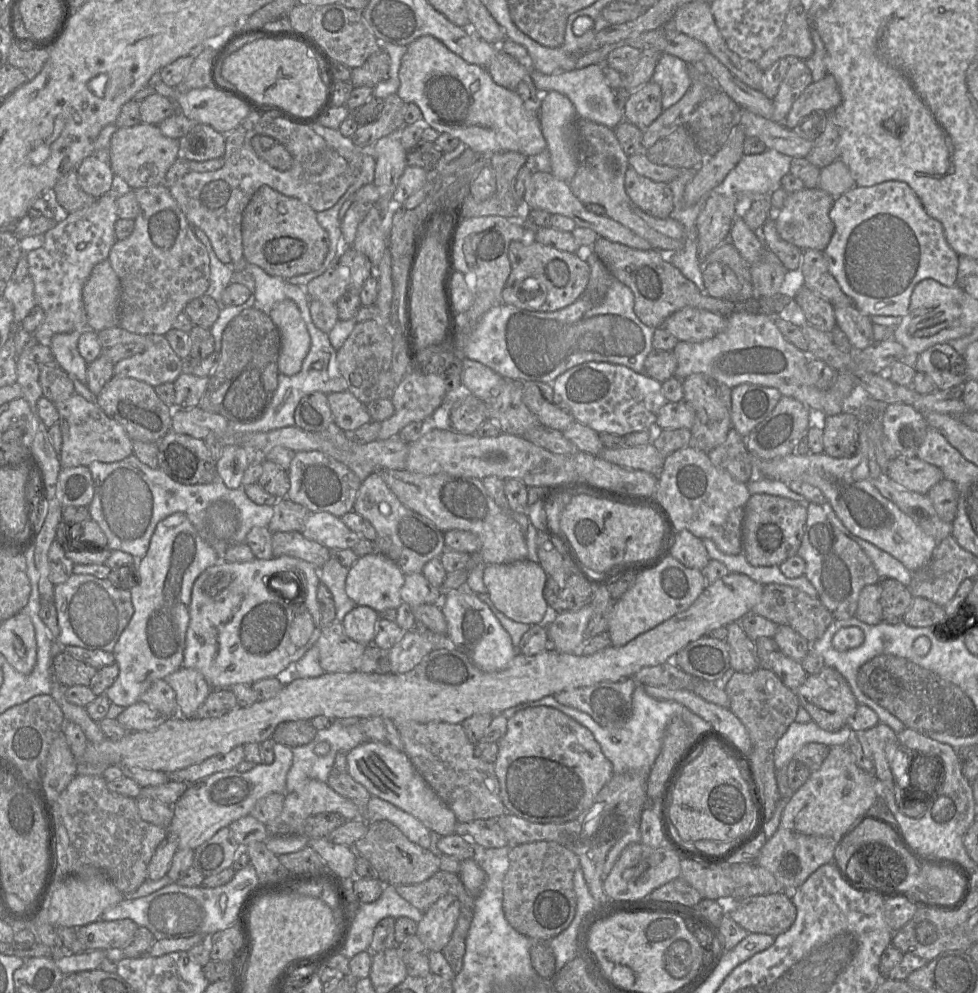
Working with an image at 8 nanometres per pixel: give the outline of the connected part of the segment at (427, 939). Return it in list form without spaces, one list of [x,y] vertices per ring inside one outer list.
[[[444,895],[431,905],[418,922],[416,935],[427,952],[441,952],[449,942],[460,915],[460,903],[454,895]]]

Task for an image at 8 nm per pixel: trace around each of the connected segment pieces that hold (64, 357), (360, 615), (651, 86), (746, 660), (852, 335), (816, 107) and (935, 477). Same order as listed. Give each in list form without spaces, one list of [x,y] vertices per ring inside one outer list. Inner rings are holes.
[[[72,331],[54,335],[49,347],[56,358],[57,365],[71,378],[76,378],[87,385],[88,363],[78,350],[78,339],[81,331]]]
[[[355,606],[343,618],[341,624],[345,634],[352,640],[365,645],[373,645],[375,623],[378,613],[367,606]]]
[[[651,80],[631,92],[625,106],[625,120],[640,129],[647,128],[663,111],[661,87]]]
[[[739,622],[727,626],[726,643],[730,657],[730,667],[735,672],[752,673],[757,670],[759,662],[755,655],[754,641],[742,629]]]
[[[854,304],[834,306],[836,325],[847,335],[853,349],[861,351],[875,343],[871,317],[863,314]]]
[[[827,74],[817,82],[812,82],[793,103],[784,126],[794,129],[799,121],[814,111],[833,111],[842,102],[838,84],[833,75]]]
[[[896,456],[888,463],[885,473],[901,487],[923,495],[943,479],[938,467],[917,457]]]

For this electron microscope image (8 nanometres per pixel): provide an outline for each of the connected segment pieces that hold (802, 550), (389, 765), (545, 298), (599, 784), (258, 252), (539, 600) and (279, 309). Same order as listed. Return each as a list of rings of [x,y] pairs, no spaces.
[[[807,505],[807,522],[797,555],[805,561],[804,576],[817,590],[819,600],[834,619],[849,619],[855,617],[861,590],[867,585],[880,583],[881,578],[864,550],[831,524],[822,506]]]
[[[366,741],[347,753],[348,773],[371,794],[388,801],[420,820],[430,831],[441,836],[455,834],[457,818],[430,787],[404,751],[375,741]]]
[[[527,238],[512,241],[508,256],[511,273],[501,294],[504,304],[530,311],[552,312],[574,303],[588,284],[590,267],[576,253],[564,252]]]
[[[552,707],[520,710],[508,719],[507,731],[497,743],[499,750],[494,770],[506,811],[534,823],[565,823],[576,819],[614,775],[612,763],[603,754],[591,731]]]
[[[262,185],[252,195],[243,212],[241,228],[244,259],[271,276],[287,279],[316,271],[328,253],[328,234],[319,225],[316,211],[268,185]]]
[[[527,559],[509,564],[489,564],[483,573],[483,582],[494,606],[509,619],[530,626],[540,624],[547,614],[548,604],[543,593],[547,579],[541,565]]]
[[[284,299],[276,303],[268,315],[280,333],[279,373],[287,376],[297,374],[311,344],[299,308],[293,300]]]

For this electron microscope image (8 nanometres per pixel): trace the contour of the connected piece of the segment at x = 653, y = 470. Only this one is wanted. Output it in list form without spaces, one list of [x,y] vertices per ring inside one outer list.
[[[652,443],[617,449],[603,448],[598,456],[607,462],[655,476],[661,473],[665,461]]]

